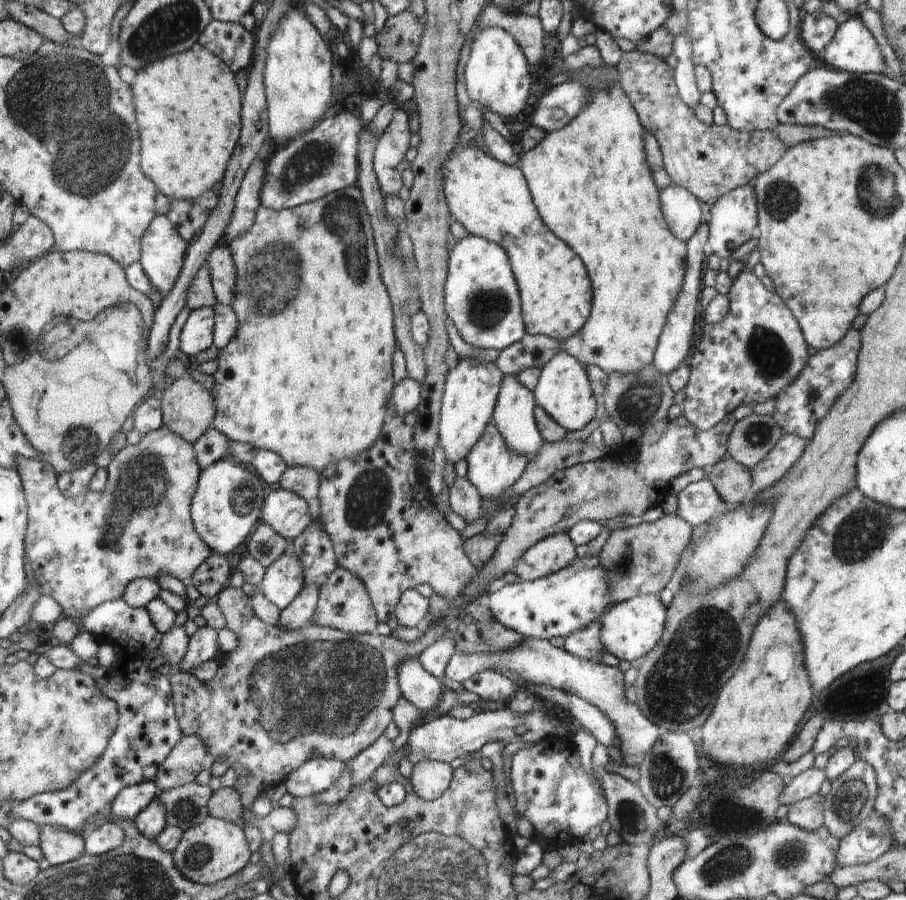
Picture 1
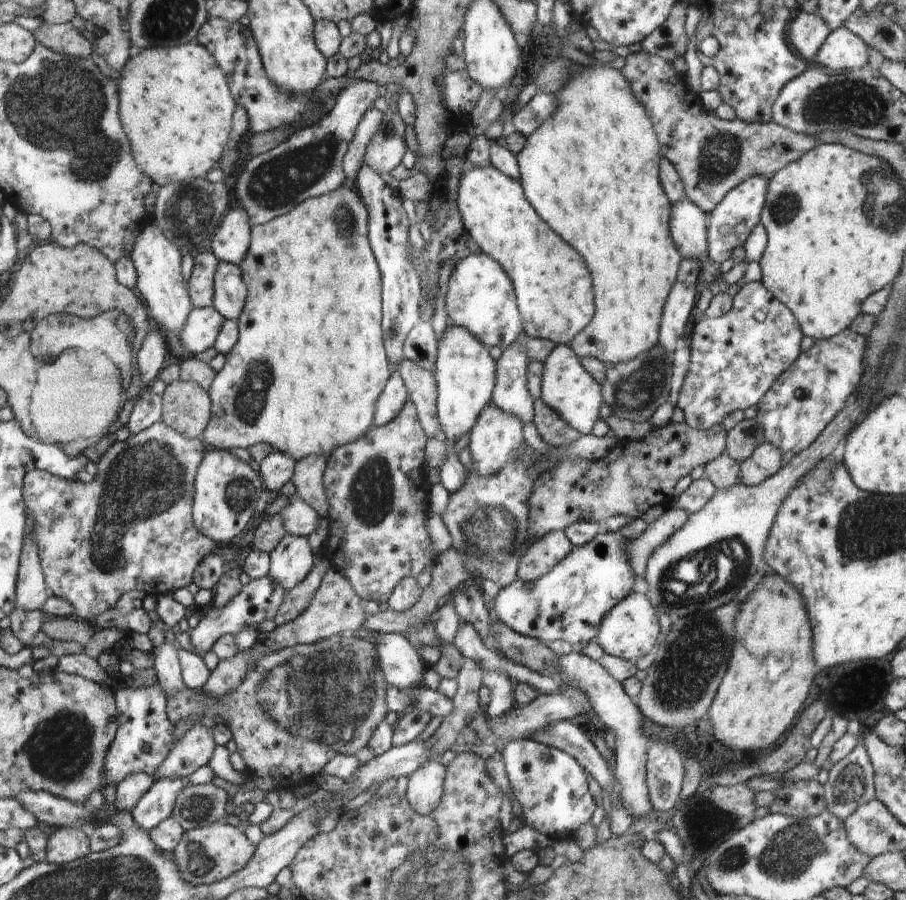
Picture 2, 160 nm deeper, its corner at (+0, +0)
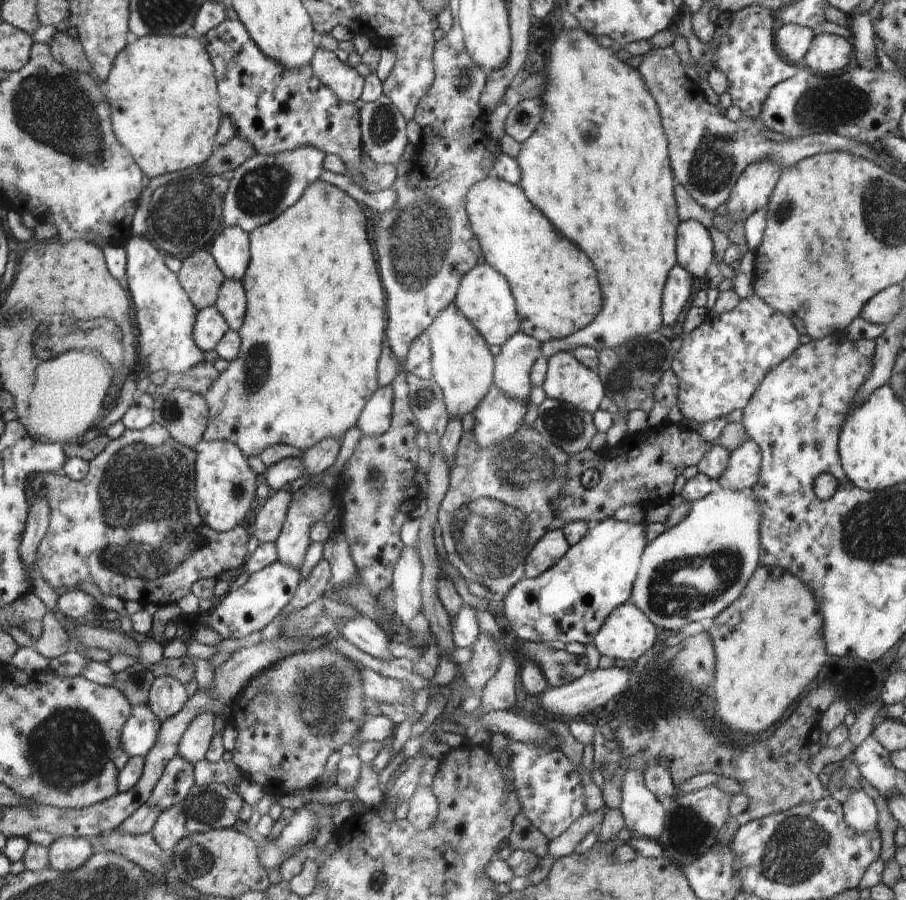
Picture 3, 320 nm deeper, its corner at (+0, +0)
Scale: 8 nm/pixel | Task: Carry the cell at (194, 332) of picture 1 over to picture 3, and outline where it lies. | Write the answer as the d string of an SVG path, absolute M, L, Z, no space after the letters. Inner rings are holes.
M216 306L198 309L198 321L194 330L194 339L200 350L214 350L224 336L229 332L227 319Z

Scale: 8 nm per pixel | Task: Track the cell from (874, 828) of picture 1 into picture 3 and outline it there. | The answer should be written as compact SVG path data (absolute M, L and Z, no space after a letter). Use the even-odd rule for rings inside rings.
M862 789L850 791L842 805L843 814L852 830L863 833L876 831L880 835L880 831L877 829L878 810L876 804Z

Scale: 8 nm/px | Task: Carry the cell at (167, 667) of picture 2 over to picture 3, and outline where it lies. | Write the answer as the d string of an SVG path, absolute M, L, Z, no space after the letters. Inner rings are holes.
M155 677L147 704L163 723L178 714L188 699L185 686L176 677Z

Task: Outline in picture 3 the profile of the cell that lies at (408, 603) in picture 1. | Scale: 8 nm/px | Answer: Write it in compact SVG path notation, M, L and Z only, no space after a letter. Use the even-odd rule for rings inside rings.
M404 545L399 560L395 562L394 580L390 586L395 590L395 611L403 625L407 625L421 611L421 578L423 566L419 552Z

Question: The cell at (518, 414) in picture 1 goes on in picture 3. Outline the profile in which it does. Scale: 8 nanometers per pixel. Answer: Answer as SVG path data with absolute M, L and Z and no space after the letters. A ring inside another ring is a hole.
M519 331L502 345L500 353L495 356L494 383L508 397L520 399L526 405L530 404L531 370L537 358L543 355L543 345L539 339Z

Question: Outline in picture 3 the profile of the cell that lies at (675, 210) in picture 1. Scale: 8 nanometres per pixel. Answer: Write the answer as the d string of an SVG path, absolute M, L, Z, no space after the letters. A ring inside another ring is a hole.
M694 219L687 221L680 220L678 226L678 263L682 265L696 280L703 280L710 268L710 264L715 262L714 250L712 250L712 238L708 230L702 226L701 222Z

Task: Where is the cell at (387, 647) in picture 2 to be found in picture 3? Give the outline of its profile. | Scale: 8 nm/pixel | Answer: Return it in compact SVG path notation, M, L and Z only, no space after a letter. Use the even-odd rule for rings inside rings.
M355 615L347 619L337 630L350 644L360 648L374 658L394 659L386 647L392 642L388 634L378 626L377 622L364 615Z

